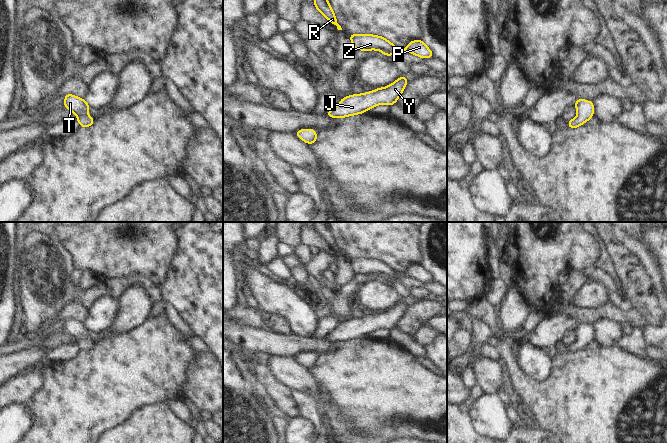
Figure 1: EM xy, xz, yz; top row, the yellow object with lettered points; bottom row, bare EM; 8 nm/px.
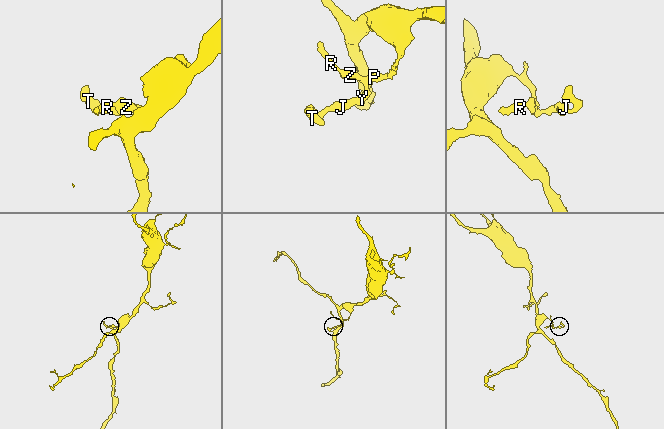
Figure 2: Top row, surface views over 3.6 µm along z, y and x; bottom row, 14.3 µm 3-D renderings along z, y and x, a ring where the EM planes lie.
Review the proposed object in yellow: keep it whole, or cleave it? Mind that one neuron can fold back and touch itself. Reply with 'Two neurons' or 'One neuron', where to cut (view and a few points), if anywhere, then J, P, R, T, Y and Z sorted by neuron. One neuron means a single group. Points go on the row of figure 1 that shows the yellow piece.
One neuron. No split. Groups: J P R T Y Z

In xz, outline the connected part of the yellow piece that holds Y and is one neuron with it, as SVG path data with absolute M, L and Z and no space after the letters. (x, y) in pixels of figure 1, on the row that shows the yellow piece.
M401 76L387 87L377 88L375 91L364 94L345 96L338 105L325 113L325 115L332 118L344 118L355 114L363 114L366 110L380 104L388 106L395 104L404 91L407 81L408 78Z

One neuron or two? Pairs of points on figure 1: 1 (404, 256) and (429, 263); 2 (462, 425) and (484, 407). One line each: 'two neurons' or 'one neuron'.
1: two neurons
2: two neurons

